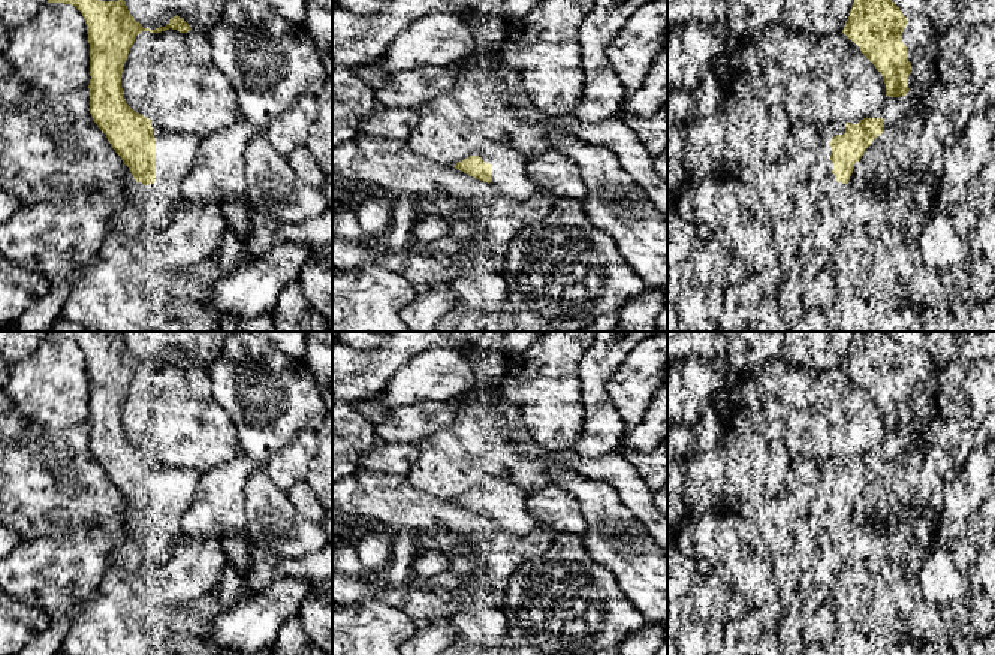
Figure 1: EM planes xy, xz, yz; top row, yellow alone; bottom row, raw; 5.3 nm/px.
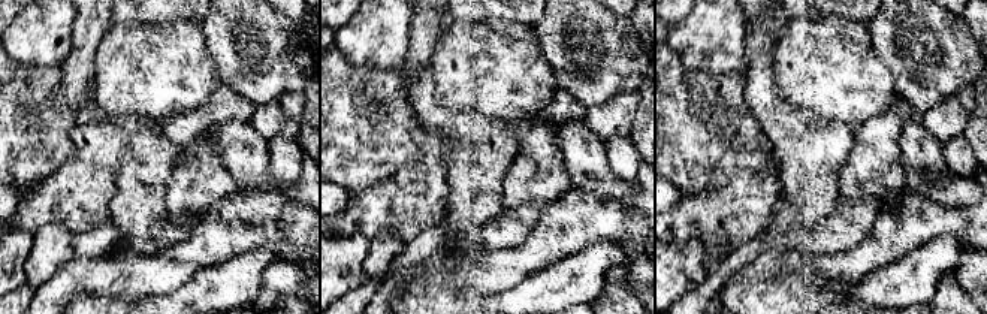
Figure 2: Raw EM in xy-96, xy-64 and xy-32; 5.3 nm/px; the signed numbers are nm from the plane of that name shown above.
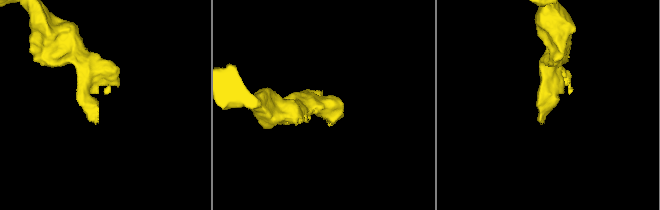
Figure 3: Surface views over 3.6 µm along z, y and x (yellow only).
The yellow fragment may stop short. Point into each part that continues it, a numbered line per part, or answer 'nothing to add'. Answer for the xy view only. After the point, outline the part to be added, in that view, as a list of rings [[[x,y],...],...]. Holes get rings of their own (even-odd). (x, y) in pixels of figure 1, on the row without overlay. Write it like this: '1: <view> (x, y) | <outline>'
1: xy (175, 488) | [[[151,456],[156,473],[156,517],[144,520],[132,516],[127,529],[141,552],[153,562],[168,559],[181,534],[181,519],[190,508],[200,474],[193,470],[172,468]]]

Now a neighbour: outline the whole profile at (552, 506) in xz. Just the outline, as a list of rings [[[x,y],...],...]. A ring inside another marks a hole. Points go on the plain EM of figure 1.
[[[558,485],[530,489],[527,508],[539,523],[549,526],[557,534],[569,532],[581,537],[587,534],[587,522],[579,501]]]

